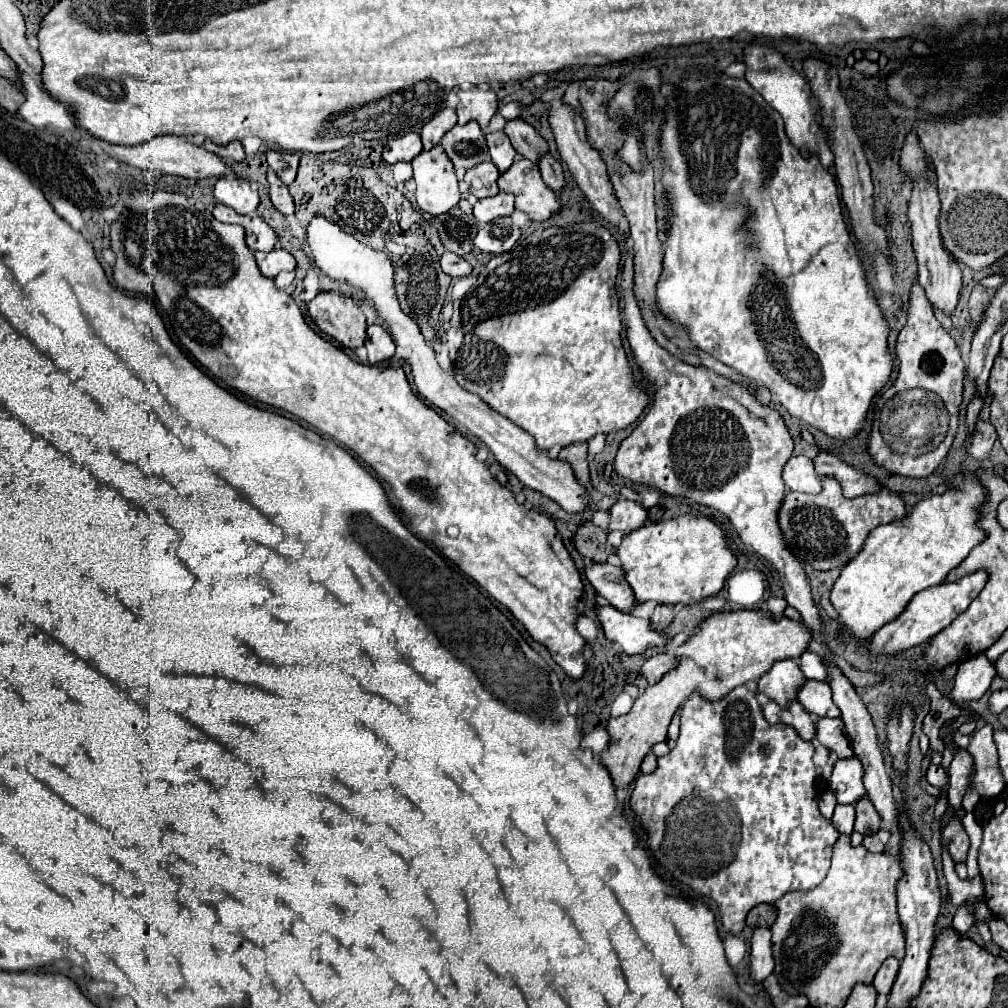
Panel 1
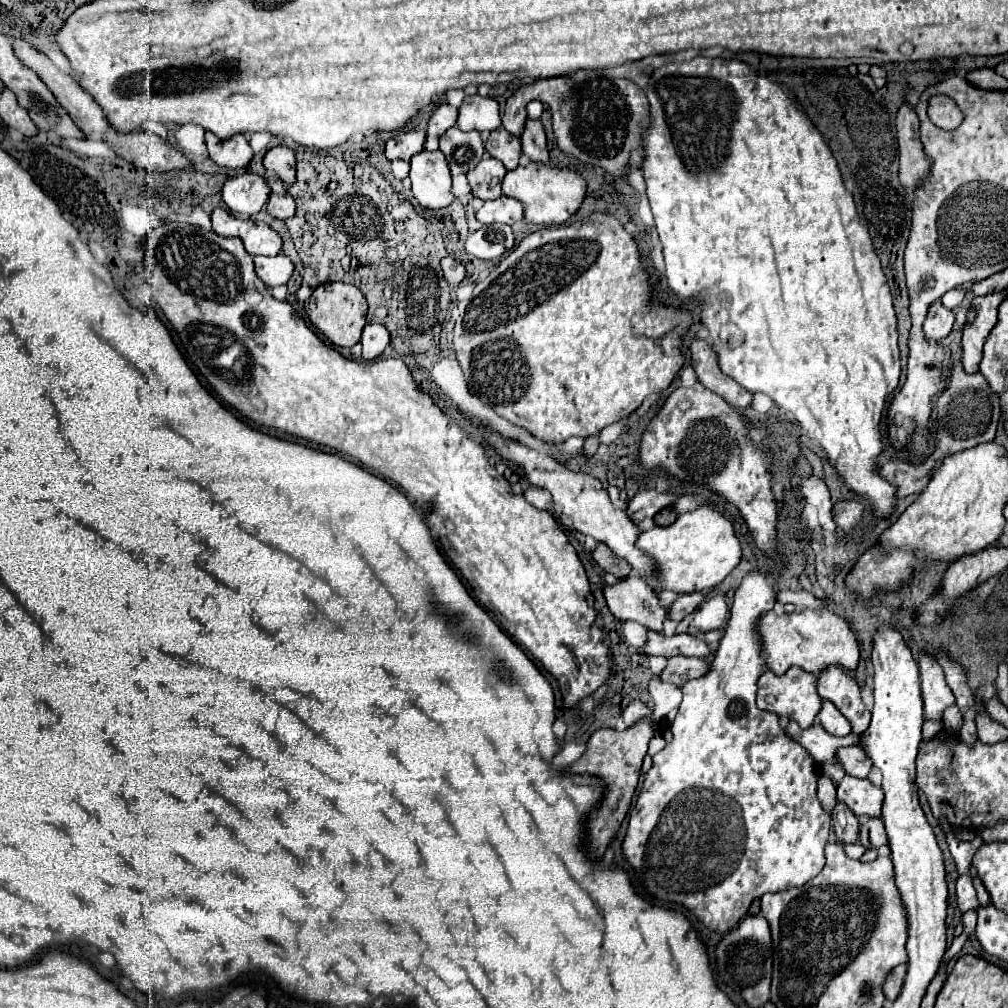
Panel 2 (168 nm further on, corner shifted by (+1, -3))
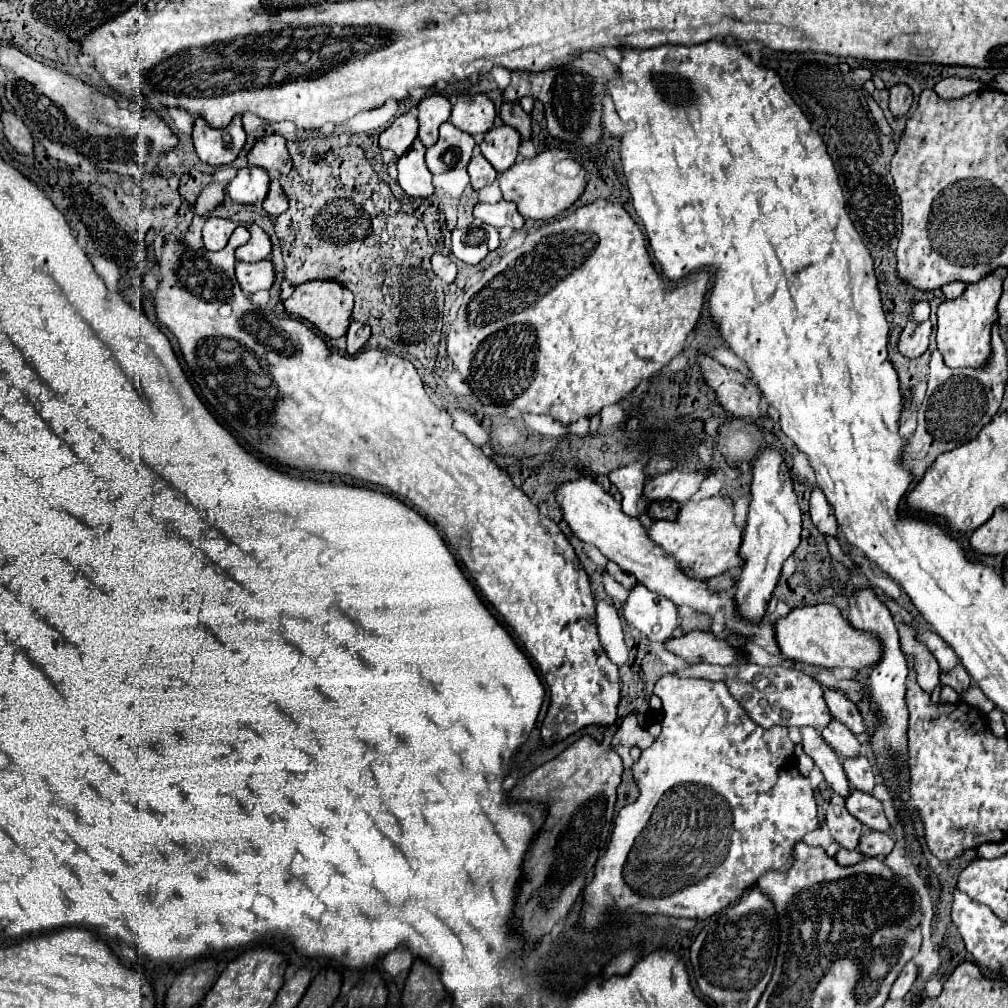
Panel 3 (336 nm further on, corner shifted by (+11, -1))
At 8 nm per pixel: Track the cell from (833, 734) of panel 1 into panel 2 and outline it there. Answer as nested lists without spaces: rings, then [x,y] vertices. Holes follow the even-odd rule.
[[[841,747],[837,757],[839,757],[839,763],[843,765],[845,773],[859,777],[859,779],[865,779],[873,767],[871,759],[867,759],[867,755],[861,747]]]

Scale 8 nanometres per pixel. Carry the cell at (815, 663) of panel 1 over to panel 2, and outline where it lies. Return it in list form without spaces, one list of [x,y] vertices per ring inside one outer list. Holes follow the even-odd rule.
[[[827,667],[819,675],[817,683],[819,695],[827,701],[831,701],[851,723],[853,733],[863,735],[869,727],[869,709],[861,701],[861,689],[859,685],[845,675],[839,667]]]

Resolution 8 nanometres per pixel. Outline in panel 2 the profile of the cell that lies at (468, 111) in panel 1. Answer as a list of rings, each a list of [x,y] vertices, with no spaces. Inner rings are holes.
[[[471,95],[465,97],[459,107],[459,129],[475,129],[475,131],[495,131],[501,125],[499,103],[491,97]]]

